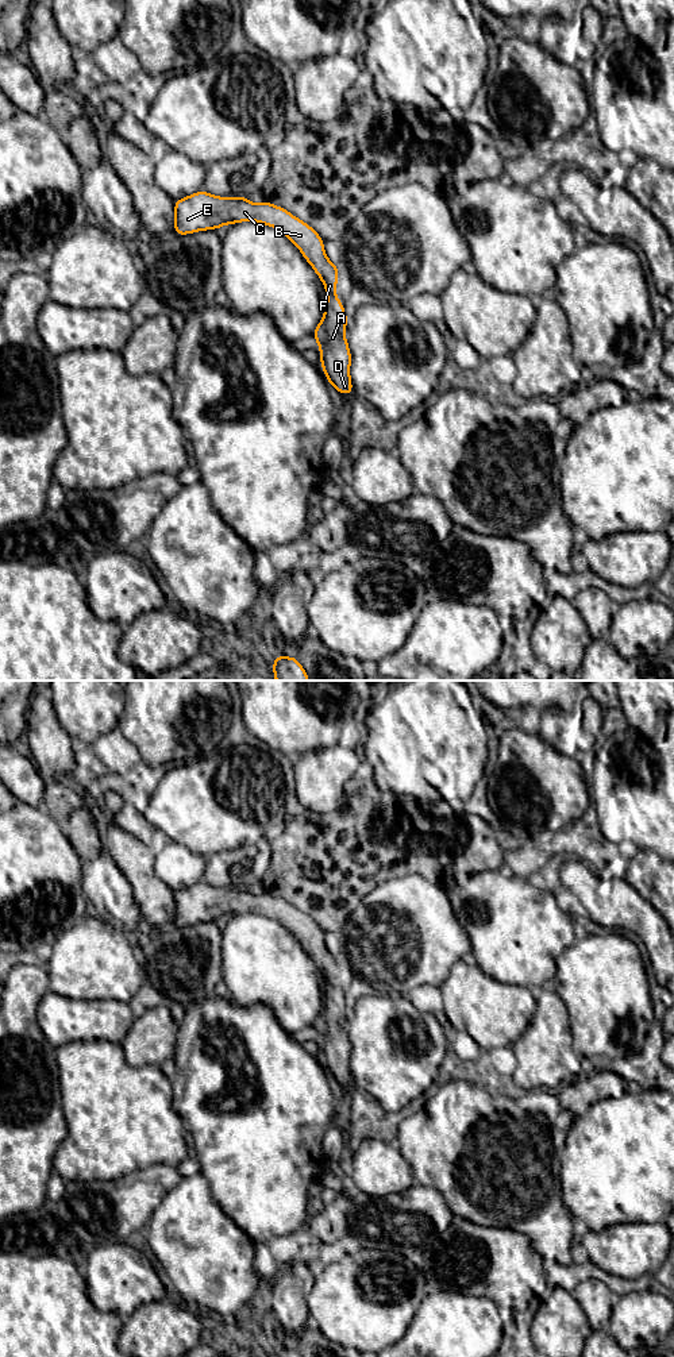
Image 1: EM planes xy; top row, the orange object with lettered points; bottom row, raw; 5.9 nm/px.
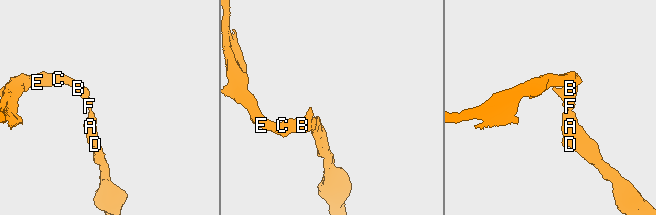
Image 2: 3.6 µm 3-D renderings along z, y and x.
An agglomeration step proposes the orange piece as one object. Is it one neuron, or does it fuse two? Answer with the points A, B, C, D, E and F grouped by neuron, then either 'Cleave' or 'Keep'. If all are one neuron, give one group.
Groups: A B C D E F. Keep

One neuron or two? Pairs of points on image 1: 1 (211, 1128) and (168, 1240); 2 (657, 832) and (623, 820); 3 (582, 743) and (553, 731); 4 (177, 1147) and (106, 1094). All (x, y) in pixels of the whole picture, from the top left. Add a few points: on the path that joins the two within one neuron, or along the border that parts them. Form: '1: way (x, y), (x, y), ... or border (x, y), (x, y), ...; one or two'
1: border (200, 1172), (205, 1178), (215, 1202); two
2: way (649, 824), (644, 820), (631, 820); one
3: way (576, 739), (559, 731); one
4: way (160, 1136), (141, 1129), (123, 1111); one

